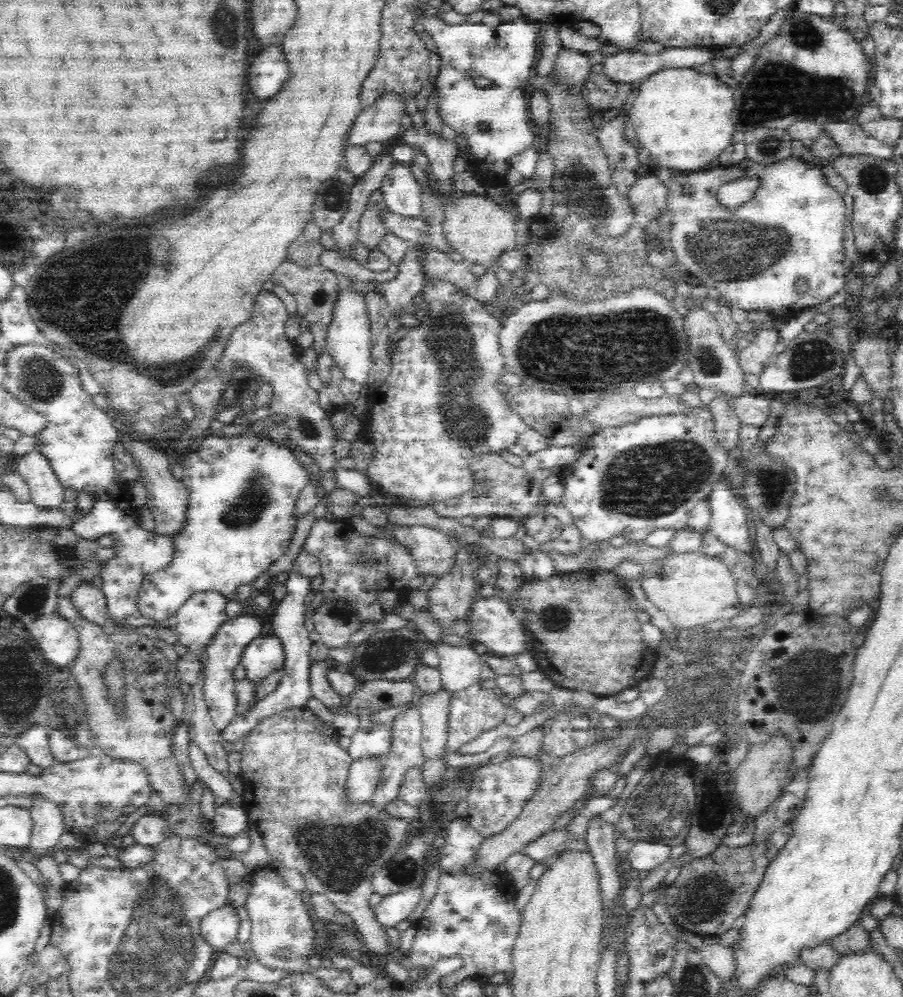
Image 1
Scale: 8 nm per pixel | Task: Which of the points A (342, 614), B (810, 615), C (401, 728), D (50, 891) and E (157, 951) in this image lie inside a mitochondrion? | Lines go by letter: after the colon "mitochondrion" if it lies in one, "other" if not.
A: mitochondrion
B: other
C: other
D: other
E: mitochondrion

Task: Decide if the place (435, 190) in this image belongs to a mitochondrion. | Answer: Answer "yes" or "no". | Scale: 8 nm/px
no

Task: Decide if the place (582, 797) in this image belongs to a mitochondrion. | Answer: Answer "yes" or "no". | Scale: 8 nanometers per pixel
no

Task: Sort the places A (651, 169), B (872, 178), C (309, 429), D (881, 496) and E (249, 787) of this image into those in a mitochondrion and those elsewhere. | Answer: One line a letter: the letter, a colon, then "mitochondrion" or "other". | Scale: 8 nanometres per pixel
A: other
B: mitochondrion
C: mitochondrion
D: mitochondrion
E: other

